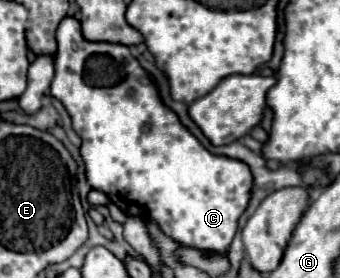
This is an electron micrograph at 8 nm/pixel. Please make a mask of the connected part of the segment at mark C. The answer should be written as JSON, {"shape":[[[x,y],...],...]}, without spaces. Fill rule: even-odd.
{"shape":[[[64,17],[62,23],[58,25],[58,31],[56,31],[56,41],[58,41],[58,53],[56,53],[56,59],[54,59],[54,67],[56,67],[56,75],[54,75],[54,81],[50,85],[50,93],[52,97],[56,97],[58,101],[62,101],[62,105],[66,107],[68,115],[72,117],[72,127],[74,131],[80,135],[82,139],[82,145],[80,145],[80,155],[84,159],[84,165],[86,165],[86,181],[92,189],[98,189],[102,193],[108,195],[108,199],[118,205],[126,215],[136,215],[136,217],[142,217],[144,221],[152,221],[156,223],[162,233],[166,233],[172,241],[180,243],[180,245],[186,245],[186,247],[194,247],[194,249],[200,249],[204,253],[220,253],[220,255],[226,255],[228,249],[230,249],[230,243],[238,231],[238,219],[240,215],[244,213],[244,209],[248,207],[250,203],[250,195],[252,195],[252,183],[254,183],[254,177],[252,177],[252,171],[250,167],[244,163],[244,161],[238,161],[238,159],[230,159],[230,157],[224,157],[224,155],[212,155],[178,119],[178,115],[168,109],[162,99],[160,99],[160,93],[158,93],[158,87],[152,79],[152,75],[148,71],[144,71],[140,67],[140,63],[132,57],[130,49],[126,45],[118,45],[118,43],[110,43],[110,45],[98,45],[98,43],[92,43],[92,41],[86,41],[84,35],[82,35],[82,29],[80,29],[80,23],[74,19],[74,17]]]}

